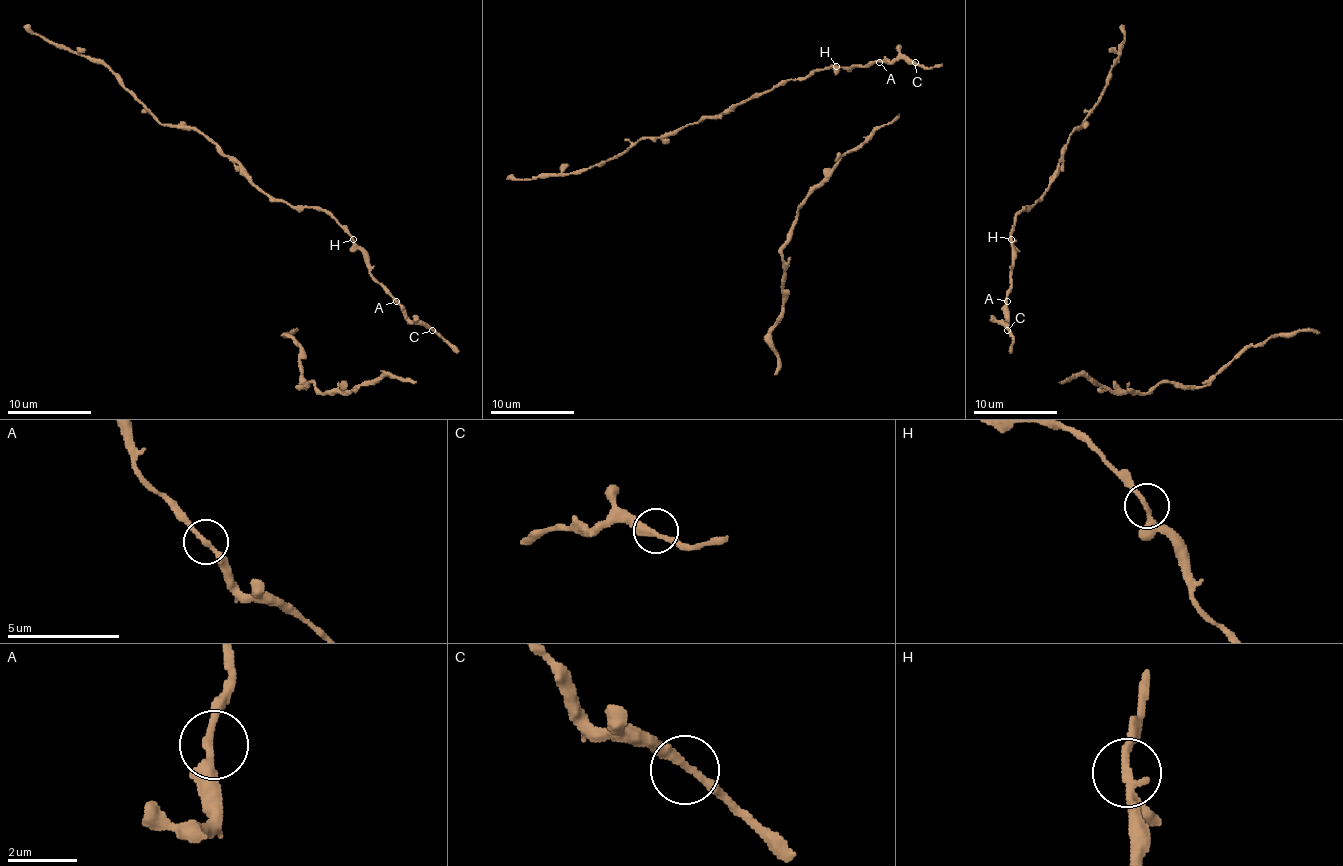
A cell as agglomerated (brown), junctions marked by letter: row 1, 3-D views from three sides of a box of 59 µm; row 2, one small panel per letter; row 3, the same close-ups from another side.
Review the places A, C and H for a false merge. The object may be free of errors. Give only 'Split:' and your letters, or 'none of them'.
Split: none of them

